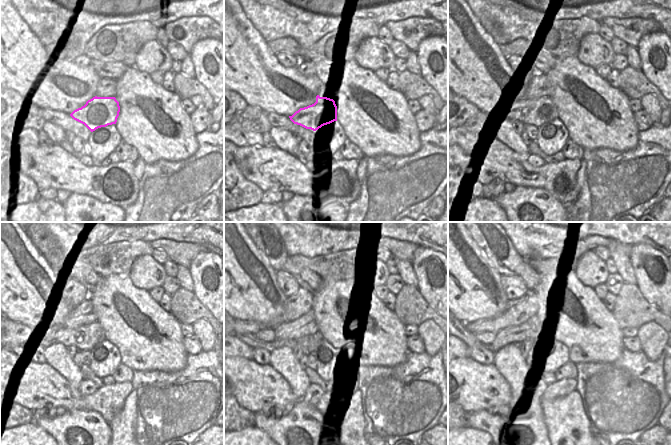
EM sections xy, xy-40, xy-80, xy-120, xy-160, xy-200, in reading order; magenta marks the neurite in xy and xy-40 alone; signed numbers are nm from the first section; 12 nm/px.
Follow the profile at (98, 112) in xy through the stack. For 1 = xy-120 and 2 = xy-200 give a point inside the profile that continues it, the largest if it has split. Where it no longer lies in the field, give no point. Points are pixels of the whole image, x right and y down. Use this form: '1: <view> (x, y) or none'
1: xy-120 (84, 338)
2: xy-200 (469, 338)

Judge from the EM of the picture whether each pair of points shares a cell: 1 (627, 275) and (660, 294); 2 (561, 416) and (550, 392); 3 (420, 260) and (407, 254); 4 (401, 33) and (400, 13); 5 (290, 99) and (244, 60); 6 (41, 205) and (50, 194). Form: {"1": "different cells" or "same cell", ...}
{"1": "different cells", "2": "different cells", "3": "different cells", "4": "different cells", "5": "same cell", "6": "different cells"}

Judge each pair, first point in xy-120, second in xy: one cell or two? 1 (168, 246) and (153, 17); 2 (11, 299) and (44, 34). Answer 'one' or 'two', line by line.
1: two
2: two

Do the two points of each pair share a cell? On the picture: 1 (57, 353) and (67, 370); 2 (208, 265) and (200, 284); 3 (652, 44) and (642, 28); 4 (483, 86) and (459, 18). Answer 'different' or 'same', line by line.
1: same
2: same
3: different
4: same

